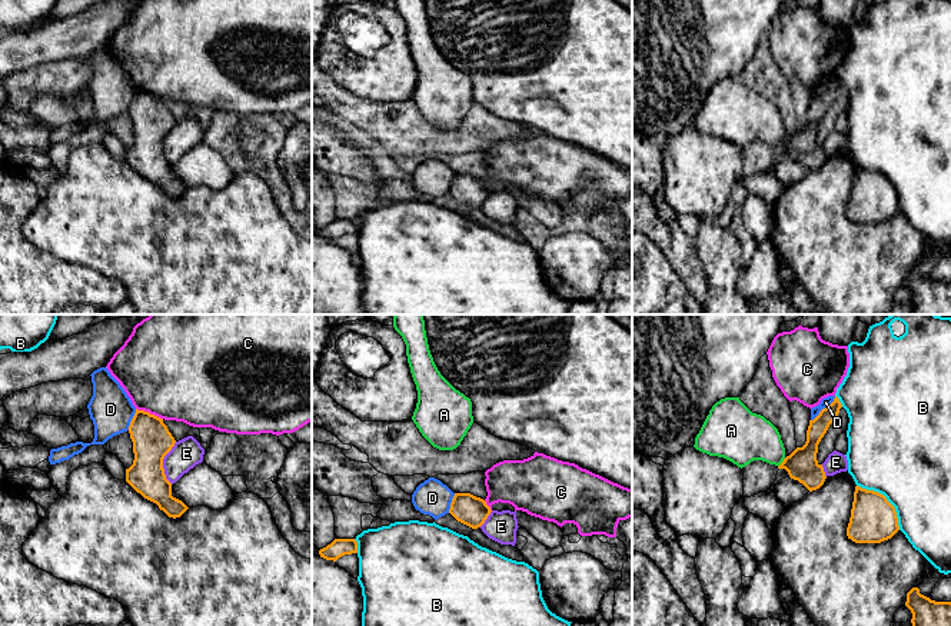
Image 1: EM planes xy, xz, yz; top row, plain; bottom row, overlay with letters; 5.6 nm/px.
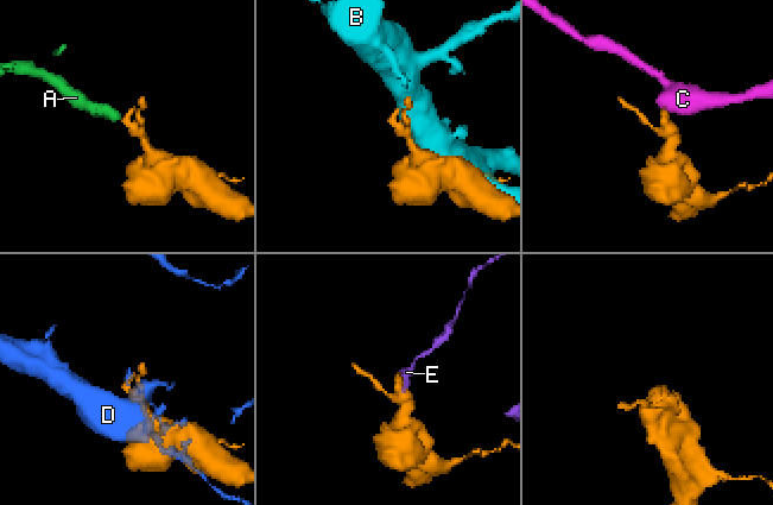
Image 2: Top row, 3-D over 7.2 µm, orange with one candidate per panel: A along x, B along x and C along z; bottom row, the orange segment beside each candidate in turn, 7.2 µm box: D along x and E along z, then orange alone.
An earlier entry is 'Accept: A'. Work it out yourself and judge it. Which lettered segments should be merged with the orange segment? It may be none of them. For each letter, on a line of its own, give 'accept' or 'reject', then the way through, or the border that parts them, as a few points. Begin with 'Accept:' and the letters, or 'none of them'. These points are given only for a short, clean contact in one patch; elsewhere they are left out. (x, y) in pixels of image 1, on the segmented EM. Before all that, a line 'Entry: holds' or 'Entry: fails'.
Entry: holds
Accept: A
A: accept; way yz (801, 465), (782, 462), (761, 440), (747, 436)
B: reject
C: reject; border xy (136, 408), (162, 419)
D: reject; border yz (835, 396), (811, 420)
E: reject

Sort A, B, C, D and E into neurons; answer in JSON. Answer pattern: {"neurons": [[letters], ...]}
{"neurons": [["A"], ["B"], ["C"], ["D"], ["E"]]}

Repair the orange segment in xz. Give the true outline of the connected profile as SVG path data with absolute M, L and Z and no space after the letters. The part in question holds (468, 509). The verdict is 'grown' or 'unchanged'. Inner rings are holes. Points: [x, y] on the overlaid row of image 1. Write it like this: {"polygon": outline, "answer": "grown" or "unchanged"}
{"polygon": "M455 493L449 509L449 513L458 522L472 529L481 527L491 512L491 507L483 499L476 497L470 493Z", "answer": "unchanged"}

